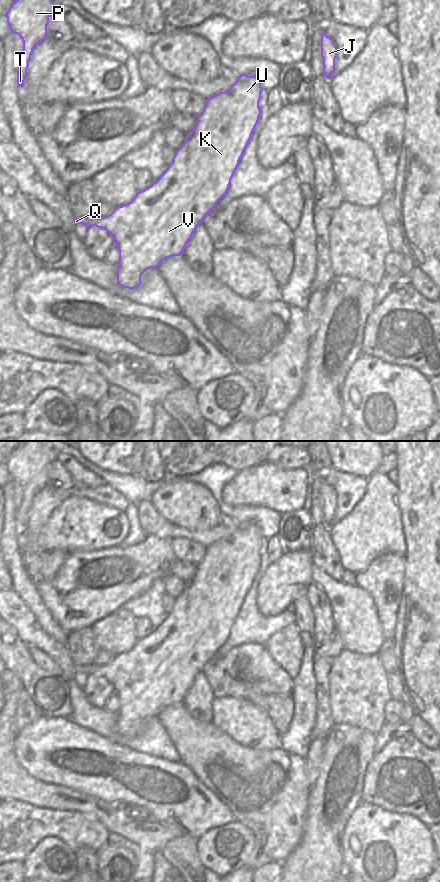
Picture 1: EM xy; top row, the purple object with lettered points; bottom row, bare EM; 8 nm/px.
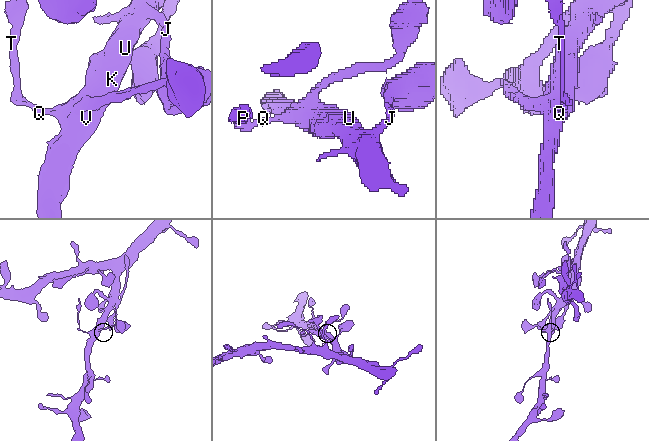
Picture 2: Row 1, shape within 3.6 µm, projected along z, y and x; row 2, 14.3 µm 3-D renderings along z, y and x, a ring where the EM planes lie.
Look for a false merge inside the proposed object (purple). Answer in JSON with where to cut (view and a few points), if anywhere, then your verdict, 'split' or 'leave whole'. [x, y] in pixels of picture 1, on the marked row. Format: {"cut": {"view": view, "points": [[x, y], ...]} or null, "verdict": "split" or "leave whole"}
{"cut": {"view": "xy", "points": [[96, 217], [94, 225]]}, "verdict": "split"}

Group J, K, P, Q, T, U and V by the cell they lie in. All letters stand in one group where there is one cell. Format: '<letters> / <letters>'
J K U V / P Q T

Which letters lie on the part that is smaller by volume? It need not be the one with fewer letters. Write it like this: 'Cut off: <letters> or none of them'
Cut off: P, Q, T

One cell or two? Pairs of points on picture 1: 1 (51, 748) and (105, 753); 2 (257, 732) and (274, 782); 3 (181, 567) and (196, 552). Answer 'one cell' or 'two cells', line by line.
1: one cell
2: two cells
3: two cells

